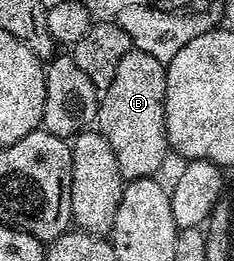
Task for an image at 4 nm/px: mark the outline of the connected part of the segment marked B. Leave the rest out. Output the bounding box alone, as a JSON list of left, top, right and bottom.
[96,50,171,179]

